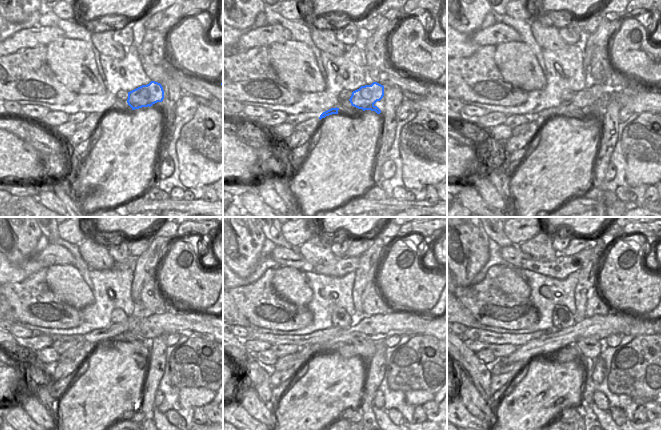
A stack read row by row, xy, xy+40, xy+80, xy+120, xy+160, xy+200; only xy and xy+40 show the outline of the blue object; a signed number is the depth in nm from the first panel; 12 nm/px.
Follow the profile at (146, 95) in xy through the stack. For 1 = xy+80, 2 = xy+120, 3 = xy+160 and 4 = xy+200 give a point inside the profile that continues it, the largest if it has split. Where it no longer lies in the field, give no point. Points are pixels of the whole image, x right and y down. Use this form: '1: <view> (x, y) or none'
1: xy+80 (596, 96)
2: xy+120 (140, 313)
3: xy+160 (318, 336)
4: xy+200 (480, 335)

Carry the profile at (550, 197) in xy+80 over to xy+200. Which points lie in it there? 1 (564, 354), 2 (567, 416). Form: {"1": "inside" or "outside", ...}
{"1": "outside", "2": "outside"}

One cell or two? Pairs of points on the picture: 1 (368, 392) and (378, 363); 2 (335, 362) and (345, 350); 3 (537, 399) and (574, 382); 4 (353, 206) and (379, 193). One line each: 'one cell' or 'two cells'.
1: one cell
2: two cells
3: one cell
4: two cells

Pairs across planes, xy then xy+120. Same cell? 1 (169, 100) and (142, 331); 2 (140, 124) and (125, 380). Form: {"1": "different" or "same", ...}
{"1": "different", "2": "same"}

